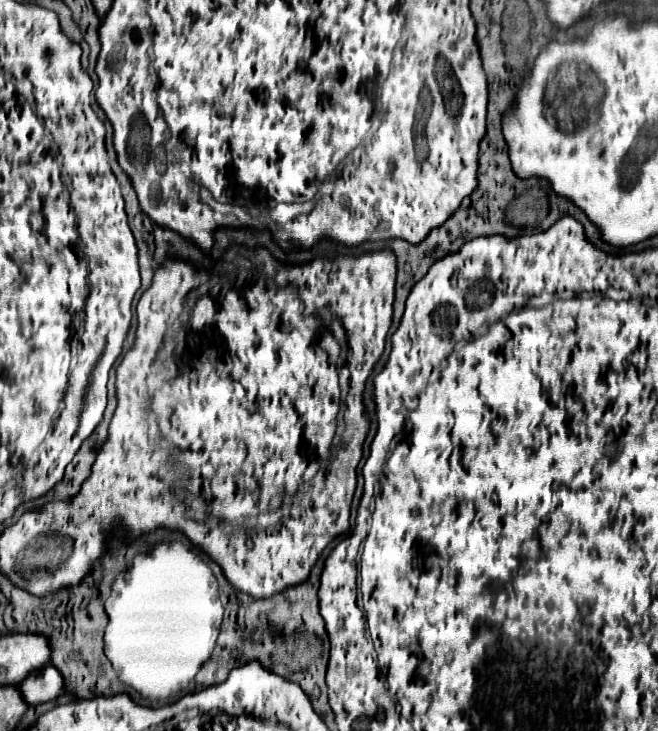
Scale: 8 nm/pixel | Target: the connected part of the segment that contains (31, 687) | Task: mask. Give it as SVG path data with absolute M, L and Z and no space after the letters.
M46 665L44 669L34 671L32 675L28 675L28 679L20 681L16 685L16 689L24 697L24 701L30 707L34 707L38 703L54 701L58 695L62 695L64 693L64 679L56 671L56 667Z

